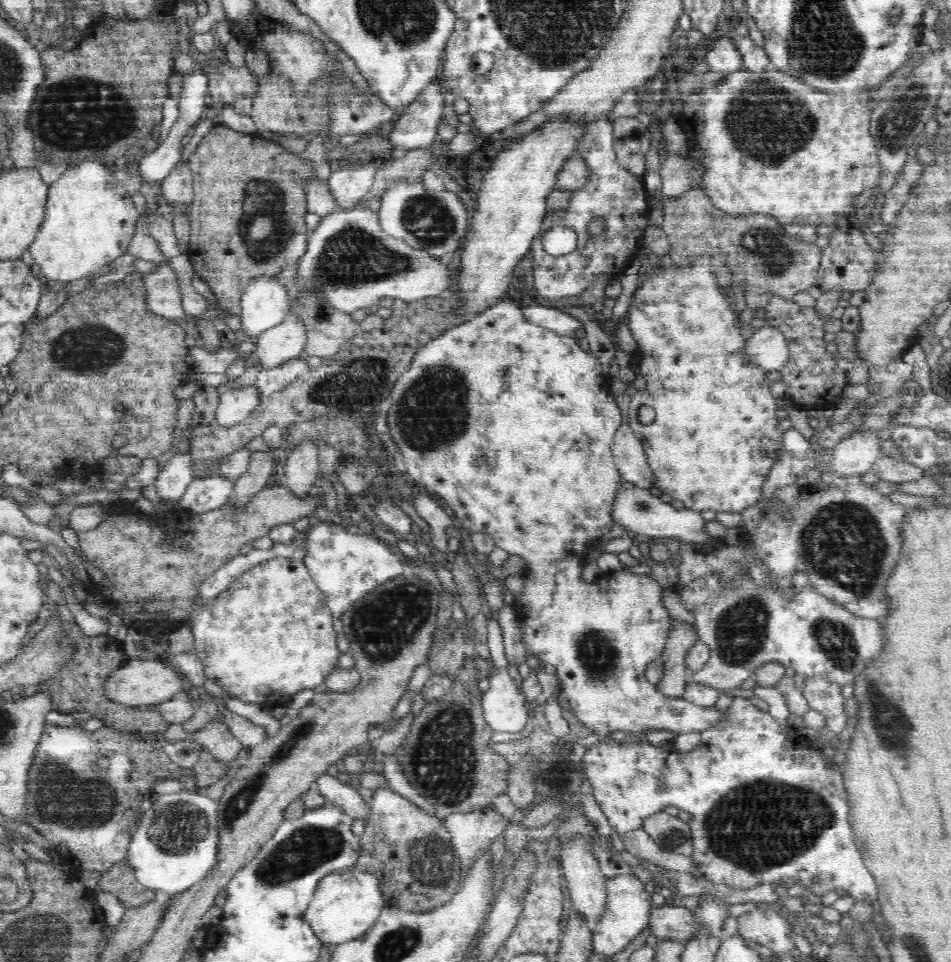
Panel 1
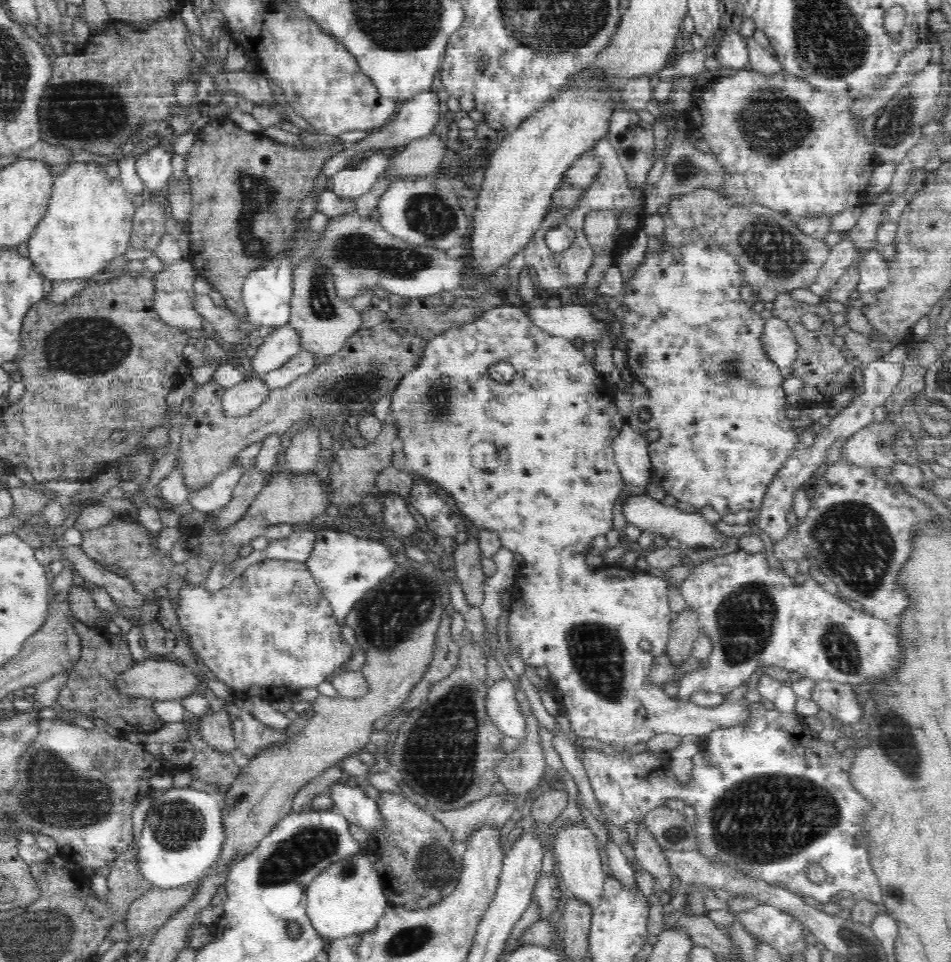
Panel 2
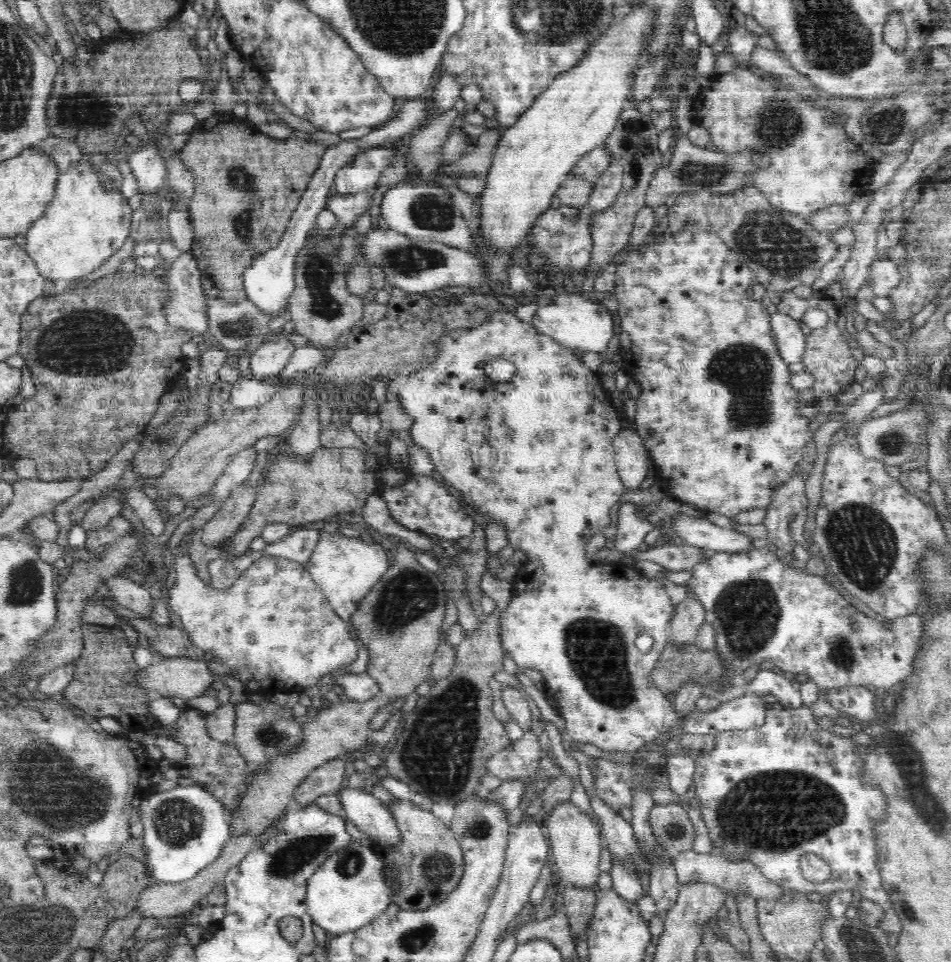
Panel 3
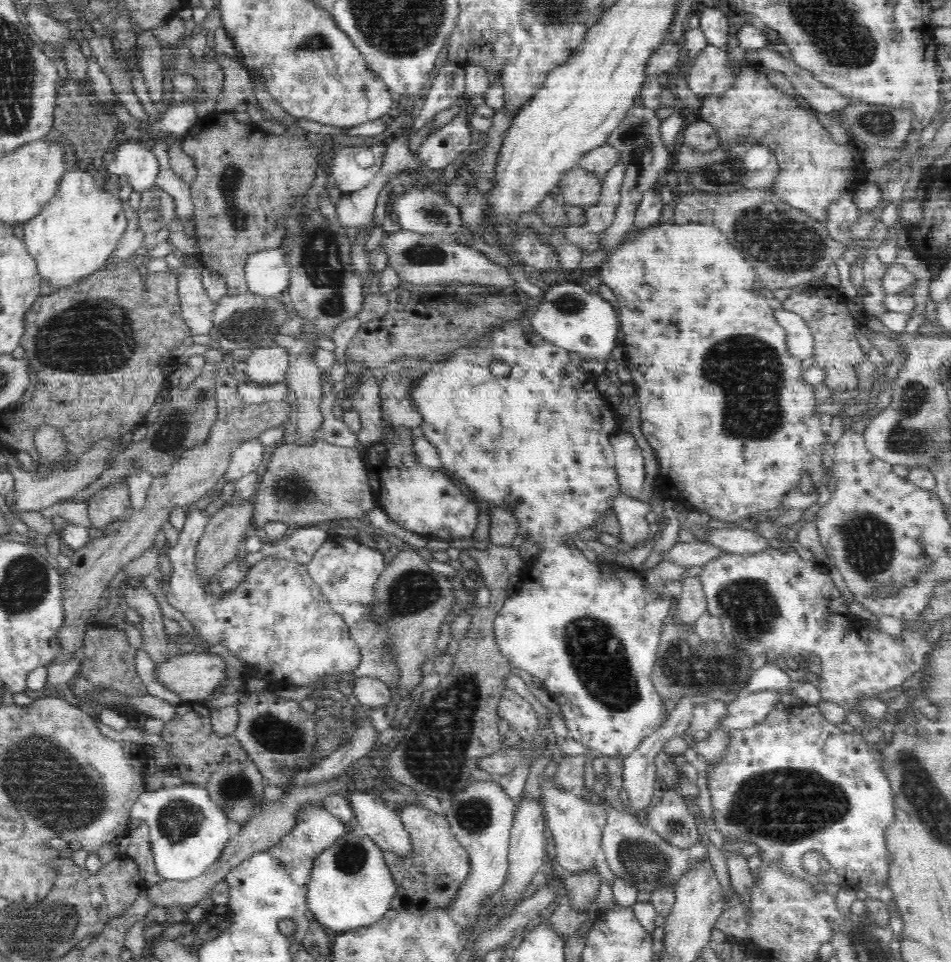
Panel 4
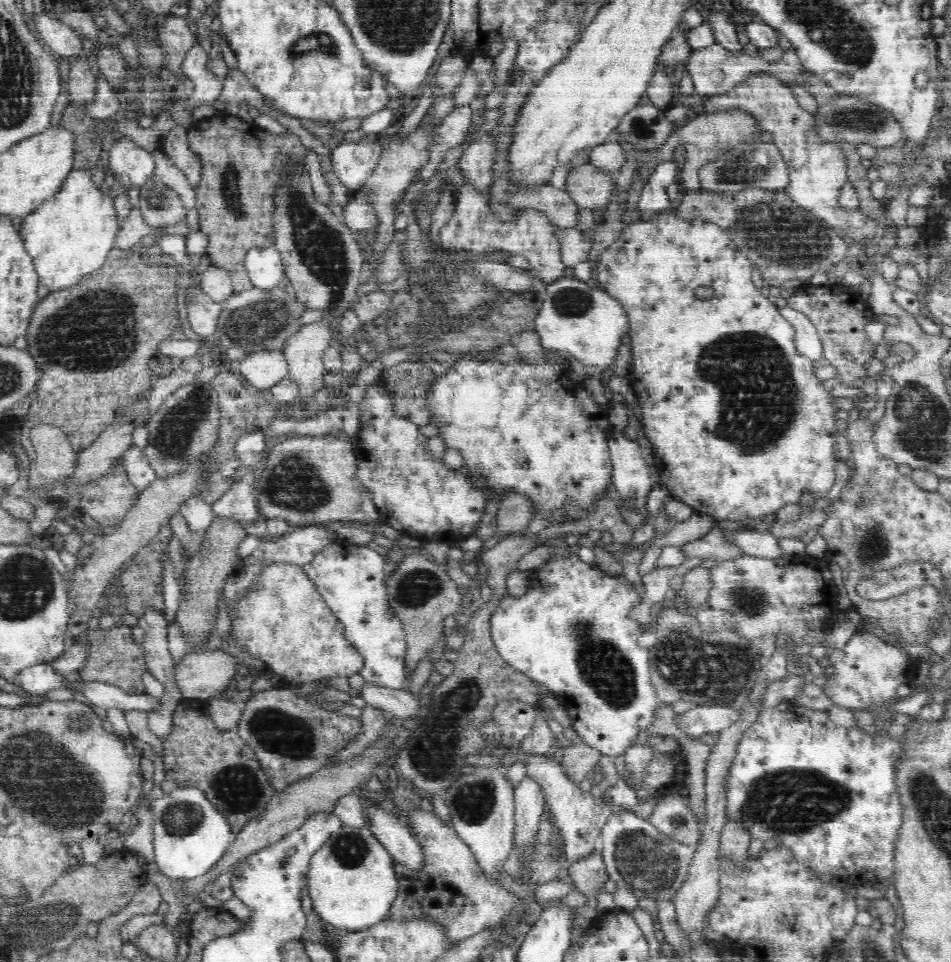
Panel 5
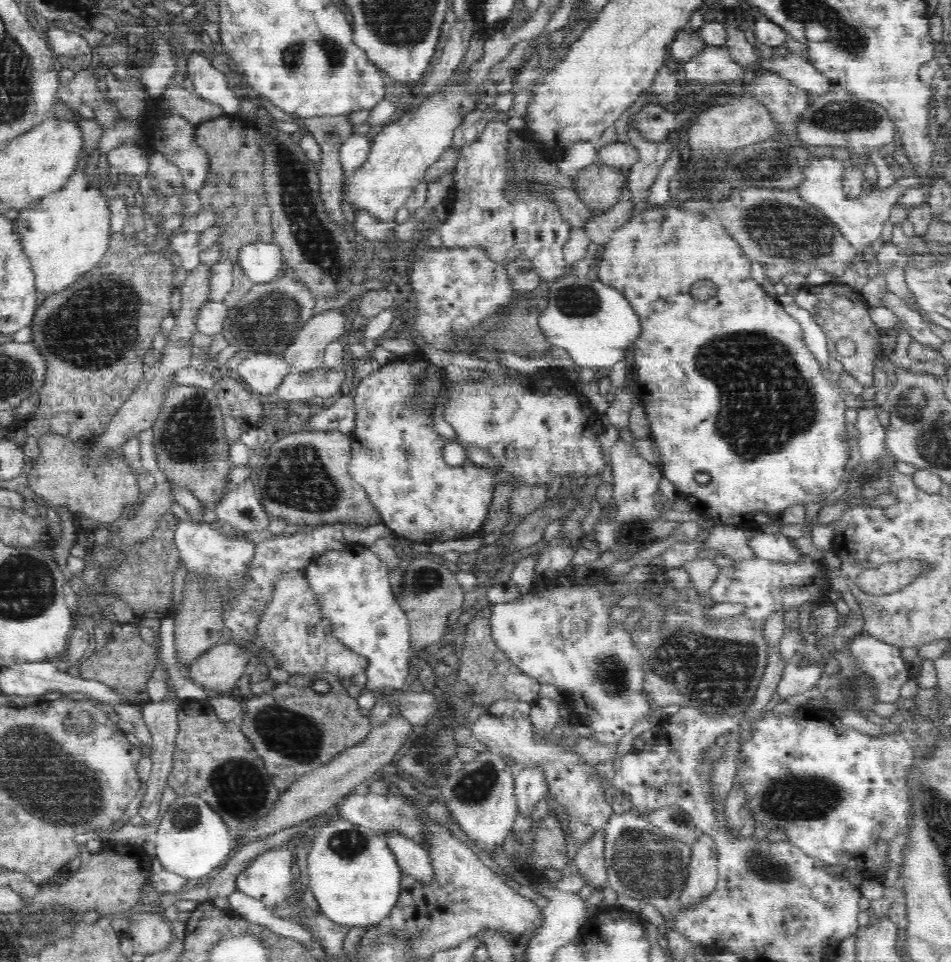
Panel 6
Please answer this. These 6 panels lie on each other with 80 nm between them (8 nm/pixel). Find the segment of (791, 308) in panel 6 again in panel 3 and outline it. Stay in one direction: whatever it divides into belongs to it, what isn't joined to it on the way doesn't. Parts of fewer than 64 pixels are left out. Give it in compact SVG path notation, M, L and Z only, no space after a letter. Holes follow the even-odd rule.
M774 310L770 328L774 333L775 345L780 358L786 364L795 364L794 372L802 371L801 360L806 350L806 337L800 330L800 321Z

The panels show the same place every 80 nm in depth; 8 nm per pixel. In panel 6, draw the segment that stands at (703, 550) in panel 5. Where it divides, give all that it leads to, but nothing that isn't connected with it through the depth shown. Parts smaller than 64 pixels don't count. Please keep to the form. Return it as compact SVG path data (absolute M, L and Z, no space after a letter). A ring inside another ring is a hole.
M735 525L715 526L713 531L707 536L704 548L712 548L716 552L720 552L724 557L734 561L753 559L755 554L747 545L744 527L736 527Z

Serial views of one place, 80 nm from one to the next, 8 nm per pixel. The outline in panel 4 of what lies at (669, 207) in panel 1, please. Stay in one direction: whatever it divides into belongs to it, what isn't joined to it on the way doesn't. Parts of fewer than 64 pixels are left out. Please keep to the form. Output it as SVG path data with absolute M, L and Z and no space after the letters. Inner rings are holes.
M768 189L738 190L730 194L693 190L680 193L677 201L674 224L702 222L718 227L753 266L757 281L771 291L792 289L820 280L845 250L843 243L829 235L829 229L823 222L778 200Z

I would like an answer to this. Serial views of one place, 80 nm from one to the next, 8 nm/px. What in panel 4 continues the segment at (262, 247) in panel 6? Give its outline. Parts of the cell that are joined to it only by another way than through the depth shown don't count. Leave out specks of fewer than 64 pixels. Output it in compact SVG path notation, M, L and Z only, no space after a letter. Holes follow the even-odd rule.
M282 247L254 252L248 256L245 278L248 291L262 298L279 298L289 289L291 269Z

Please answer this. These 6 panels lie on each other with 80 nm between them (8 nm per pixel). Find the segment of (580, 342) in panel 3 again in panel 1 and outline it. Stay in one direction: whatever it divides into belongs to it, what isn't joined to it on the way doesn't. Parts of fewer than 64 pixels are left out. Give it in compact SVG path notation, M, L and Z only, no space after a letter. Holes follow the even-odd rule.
M534 302L532 306L524 306L521 309L526 320L546 328L546 330L552 331L556 335L570 334L570 332L574 332L582 326L576 318L554 310L554 305L548 305L547 303Z

